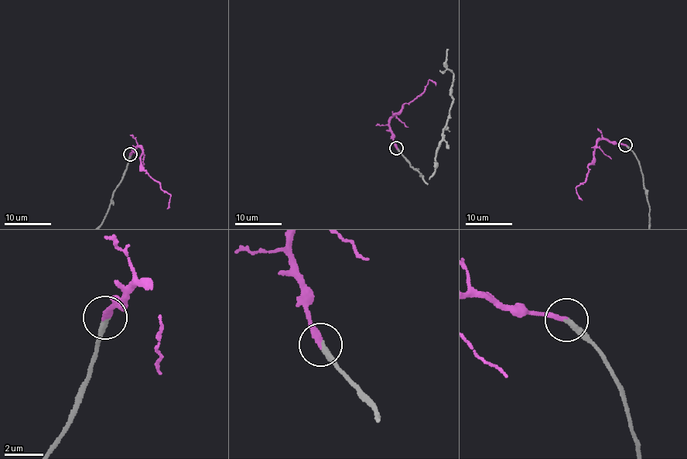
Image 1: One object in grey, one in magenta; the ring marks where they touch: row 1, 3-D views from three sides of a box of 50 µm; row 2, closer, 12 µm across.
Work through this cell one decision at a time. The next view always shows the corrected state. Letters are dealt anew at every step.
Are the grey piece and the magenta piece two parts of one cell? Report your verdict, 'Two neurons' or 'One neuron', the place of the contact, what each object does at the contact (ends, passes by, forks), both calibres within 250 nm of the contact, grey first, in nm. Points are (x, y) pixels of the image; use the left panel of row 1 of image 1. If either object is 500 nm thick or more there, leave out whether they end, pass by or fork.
One neuron. Place: (130, 154). At the ring grey ends. At the ring magenta ends. Thickness 280 nm (grey) against 300 nm

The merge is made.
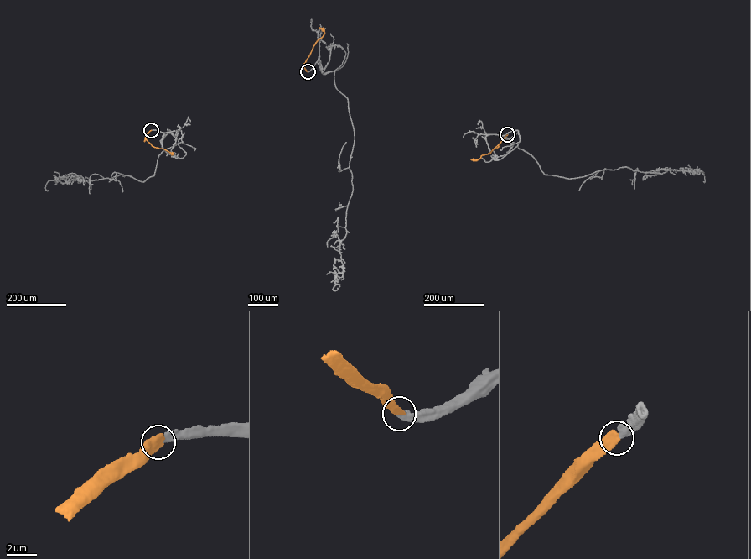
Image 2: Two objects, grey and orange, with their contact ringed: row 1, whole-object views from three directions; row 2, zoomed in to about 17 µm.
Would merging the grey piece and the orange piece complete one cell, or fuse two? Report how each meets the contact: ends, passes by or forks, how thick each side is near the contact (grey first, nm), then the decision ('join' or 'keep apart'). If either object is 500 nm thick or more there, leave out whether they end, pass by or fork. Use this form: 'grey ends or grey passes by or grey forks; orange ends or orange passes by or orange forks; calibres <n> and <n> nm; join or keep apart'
calibres 380 and 600 nm; join

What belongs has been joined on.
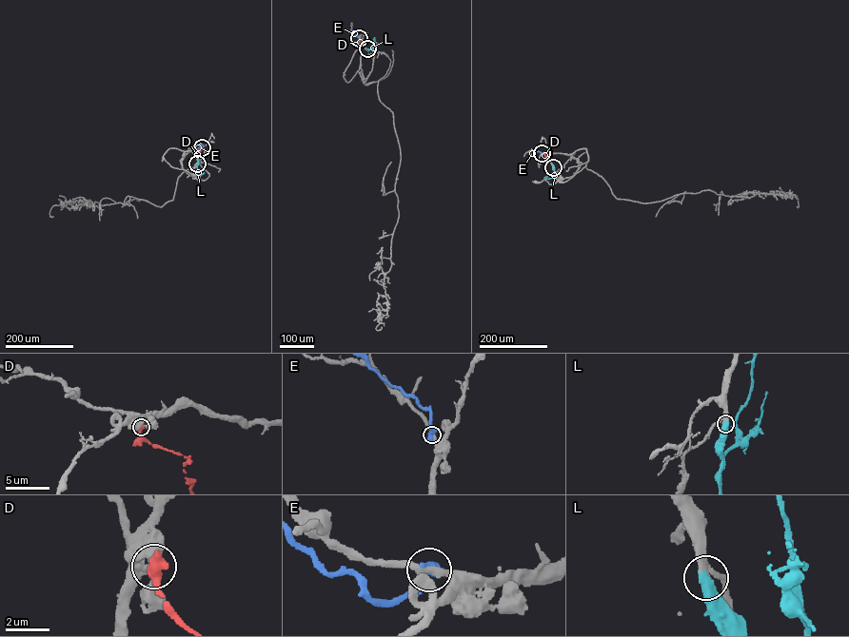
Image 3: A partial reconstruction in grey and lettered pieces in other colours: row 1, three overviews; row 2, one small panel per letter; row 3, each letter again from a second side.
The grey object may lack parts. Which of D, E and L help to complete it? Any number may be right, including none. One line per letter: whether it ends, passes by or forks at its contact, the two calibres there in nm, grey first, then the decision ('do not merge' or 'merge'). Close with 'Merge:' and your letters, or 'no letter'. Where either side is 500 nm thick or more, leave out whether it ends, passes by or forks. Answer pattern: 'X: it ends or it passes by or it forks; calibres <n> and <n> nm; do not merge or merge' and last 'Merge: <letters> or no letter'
D: calibres 700 and 360 nm; do not merge
E: calibres 320 and 550 nm; do not merge
L: calibres 320 and 550 nm; merge
Merge: L

